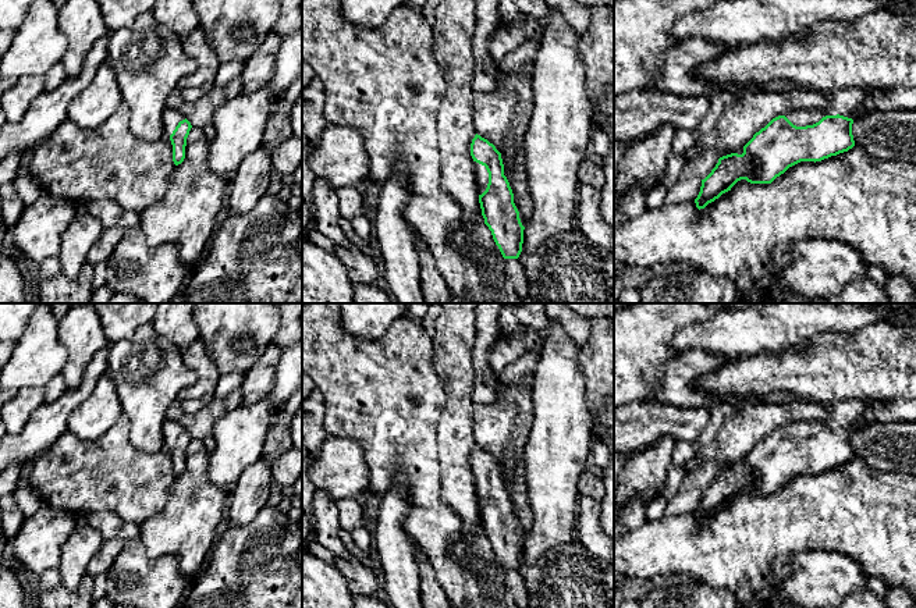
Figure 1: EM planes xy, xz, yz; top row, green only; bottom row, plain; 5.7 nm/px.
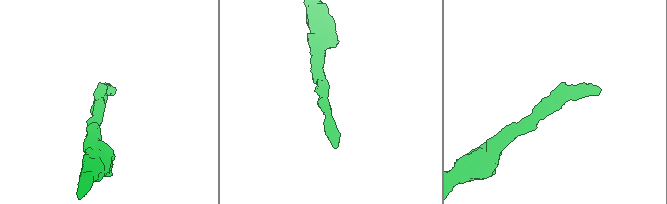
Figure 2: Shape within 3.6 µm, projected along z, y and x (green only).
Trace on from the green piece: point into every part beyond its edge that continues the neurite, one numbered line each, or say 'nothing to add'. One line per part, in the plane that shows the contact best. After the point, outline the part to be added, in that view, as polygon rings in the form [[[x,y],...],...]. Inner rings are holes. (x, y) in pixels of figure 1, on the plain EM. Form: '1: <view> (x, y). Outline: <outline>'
1: yz (847, 413). Outline: [[[860,399],[839,401],[828,408],[828,415],[824,420],[795,422],[785,426],[785,429],[796,438],[813,437],[826,427],[837,426],[859,431],[866,427],[862,420],[866,408],[867,403]]]

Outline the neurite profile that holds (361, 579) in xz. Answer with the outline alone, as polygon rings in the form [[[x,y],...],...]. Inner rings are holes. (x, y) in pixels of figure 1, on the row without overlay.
[[[352,552],[349,557],[335,555],[335,568],[342,573],[355,594],[376,595],[379,583],[373,570],[365,566]]]

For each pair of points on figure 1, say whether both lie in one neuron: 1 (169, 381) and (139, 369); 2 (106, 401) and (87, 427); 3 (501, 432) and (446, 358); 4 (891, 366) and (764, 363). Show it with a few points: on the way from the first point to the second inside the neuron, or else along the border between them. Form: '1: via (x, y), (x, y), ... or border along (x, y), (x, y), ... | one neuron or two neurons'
1: via (162, 374), (146, 369) | one neuron
2: via (102, 408), (89, 420) | one neuron
3: border along (472, 404), (474, 437) | two neurons
4: via (859, 366), (796, 366) | one neuron

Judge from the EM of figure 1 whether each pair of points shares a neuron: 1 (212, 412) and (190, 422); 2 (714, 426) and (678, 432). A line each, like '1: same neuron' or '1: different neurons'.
1: same neuron
2: different neurons

